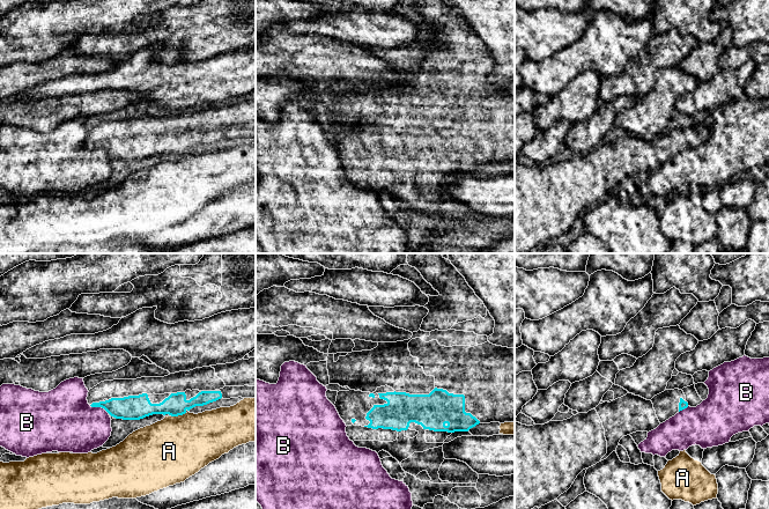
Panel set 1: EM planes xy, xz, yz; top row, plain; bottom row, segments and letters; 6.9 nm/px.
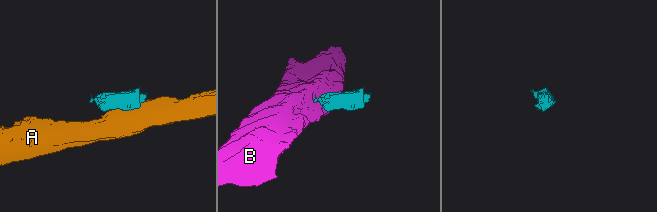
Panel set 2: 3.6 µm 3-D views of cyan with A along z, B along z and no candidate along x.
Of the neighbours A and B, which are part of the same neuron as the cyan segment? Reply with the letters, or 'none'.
none

